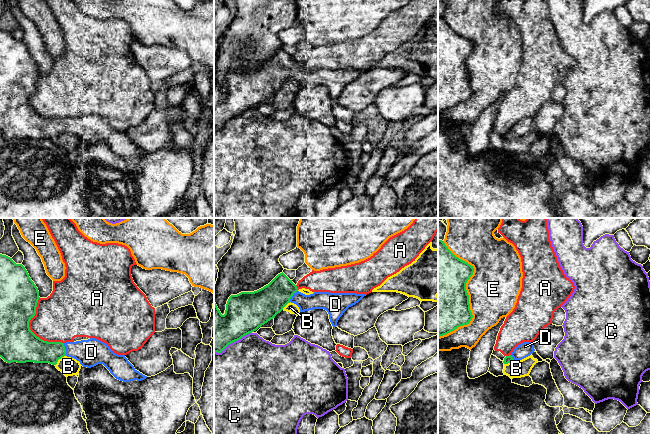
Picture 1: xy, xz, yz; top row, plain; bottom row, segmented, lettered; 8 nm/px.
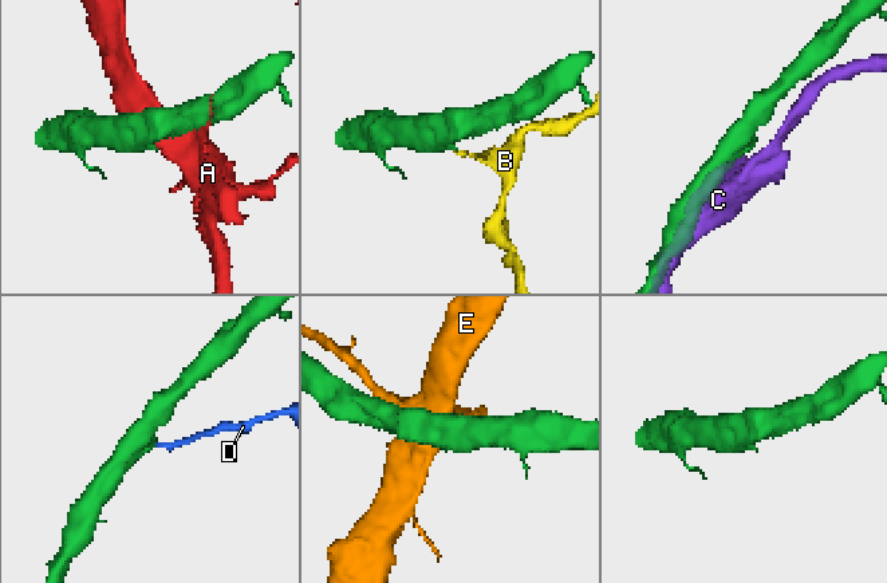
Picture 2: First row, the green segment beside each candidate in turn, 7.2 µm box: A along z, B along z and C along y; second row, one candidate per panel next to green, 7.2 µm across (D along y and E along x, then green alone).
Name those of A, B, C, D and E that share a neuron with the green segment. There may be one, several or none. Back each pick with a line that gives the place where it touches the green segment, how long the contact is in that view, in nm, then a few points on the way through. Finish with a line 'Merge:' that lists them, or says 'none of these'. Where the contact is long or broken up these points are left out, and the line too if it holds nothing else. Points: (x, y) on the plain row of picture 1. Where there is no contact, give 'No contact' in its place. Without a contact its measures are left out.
D: Touches green at xy (65, 125). Shared border 110 nm. Path across: xy (34, 125), (65, 125), (91, 128)
Merge: D

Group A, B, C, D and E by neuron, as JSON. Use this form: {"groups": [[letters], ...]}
{"groups": [["A"], ["B"], ["C"], ["D"], ["E"]]}

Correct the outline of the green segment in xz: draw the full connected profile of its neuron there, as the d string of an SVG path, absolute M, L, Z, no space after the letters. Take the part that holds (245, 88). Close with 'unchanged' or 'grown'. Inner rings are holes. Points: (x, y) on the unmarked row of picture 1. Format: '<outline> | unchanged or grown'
M282 48L257 67L231 71L224 91L214 75L214 128L221 129L229 120L256 107L290 78L296 80L300 88L326 86L332 102L336 103L343 89L364 72L366 70L329 68L305 71Z | grown

